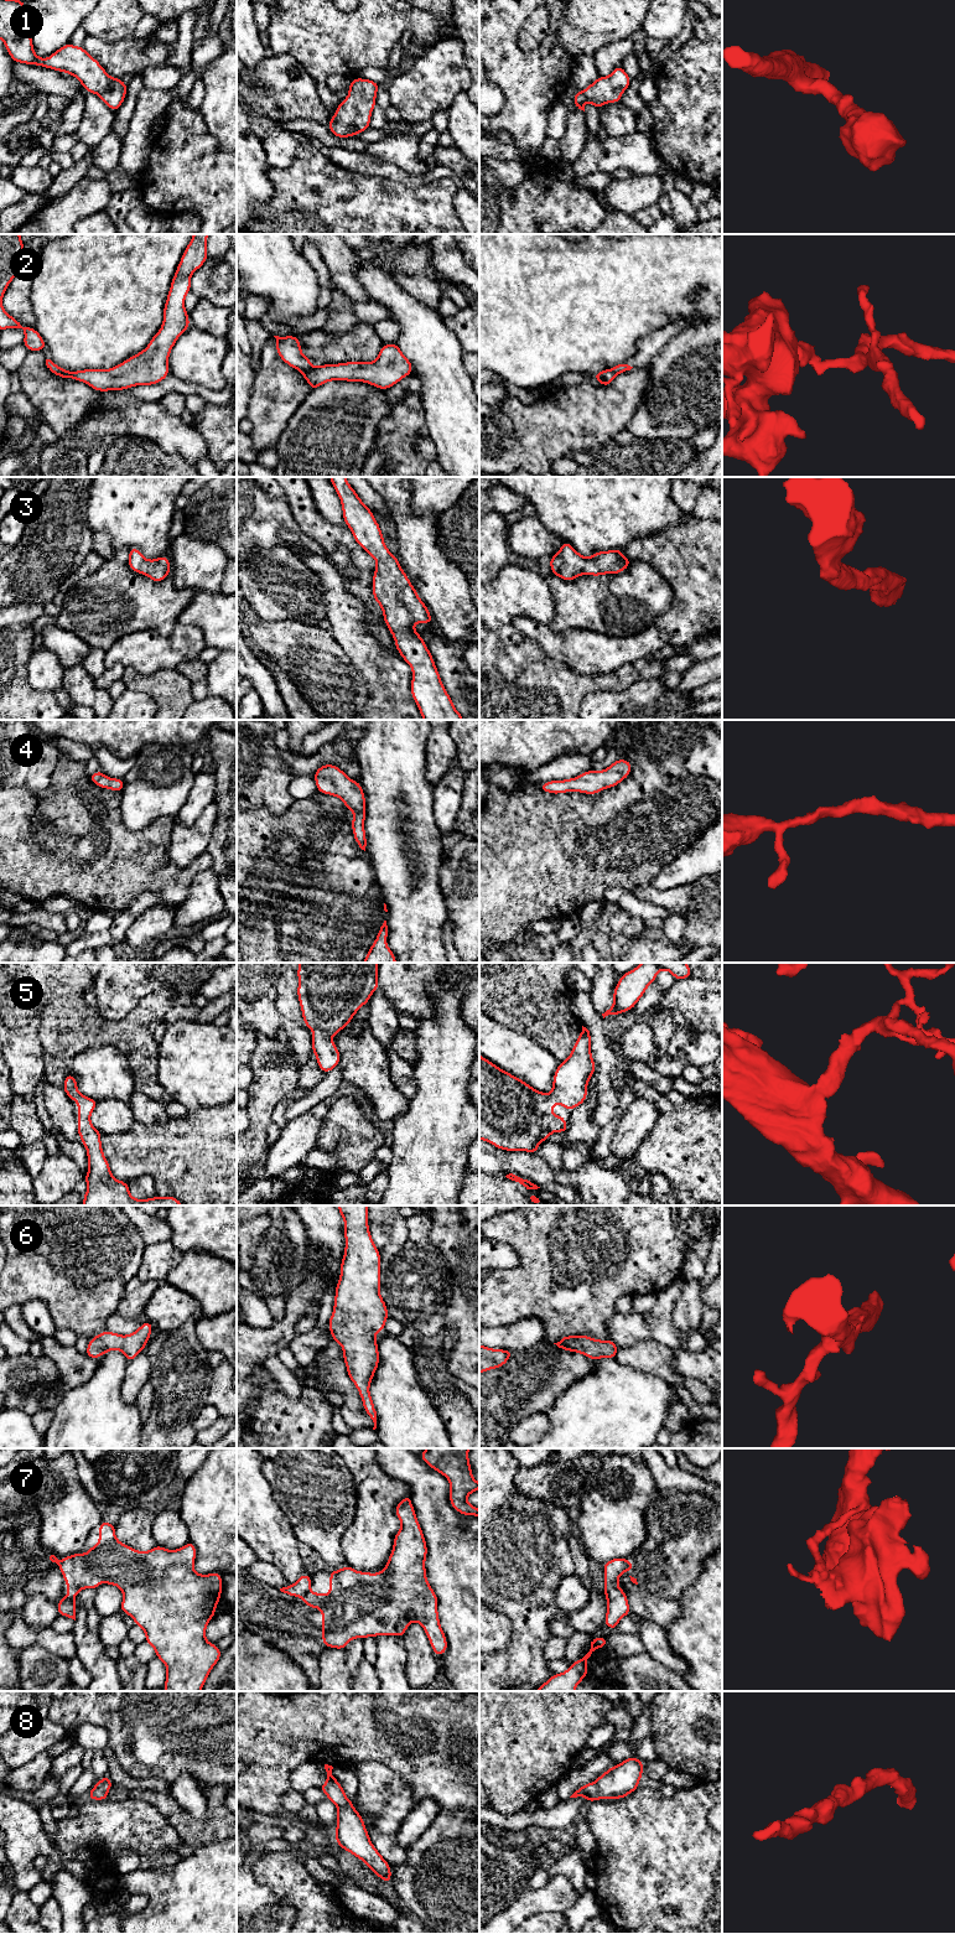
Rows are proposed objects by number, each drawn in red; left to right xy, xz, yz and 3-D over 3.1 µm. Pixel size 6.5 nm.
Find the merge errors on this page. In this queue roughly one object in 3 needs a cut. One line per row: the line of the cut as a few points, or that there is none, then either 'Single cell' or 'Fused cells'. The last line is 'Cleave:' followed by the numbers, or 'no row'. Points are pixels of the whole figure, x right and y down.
1: No split. Single cell
2: Split along xz (312, 367), (299, 369). Fused cells
3: No split. Single cell
4: No split. Single cell
5: No split. Single cell
6: No split. Single cell
7: Split along xz (305, 1593), (301, 1597). Fused cells
8: No split. Single cell
Cleave: 2, 7

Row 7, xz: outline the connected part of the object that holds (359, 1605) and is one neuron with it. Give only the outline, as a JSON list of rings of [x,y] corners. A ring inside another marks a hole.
[[[410,1495],[398,1503],[395,1515],[403,1526],[380,1572],[355,1571],[347,1565],[329,1572],[328,1596],[311,1591],[301,1597],[308,1608],[322,1611],[322,1642],[327,1648],[346,1649],[354,1638],[403,1638],[415,1621],[422,1626],[434,1655],[447,1652],[437,1596],[426,1577],[427,1545]]]

